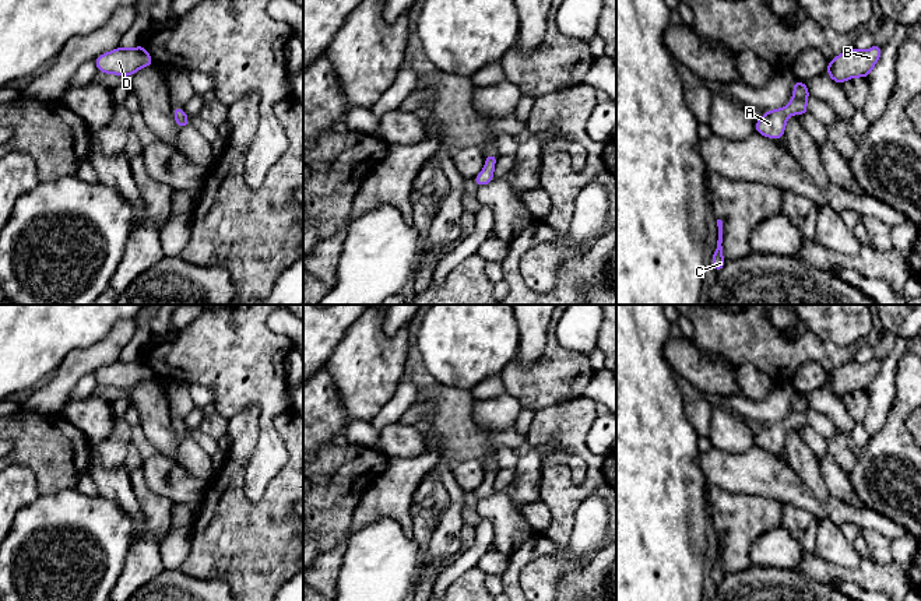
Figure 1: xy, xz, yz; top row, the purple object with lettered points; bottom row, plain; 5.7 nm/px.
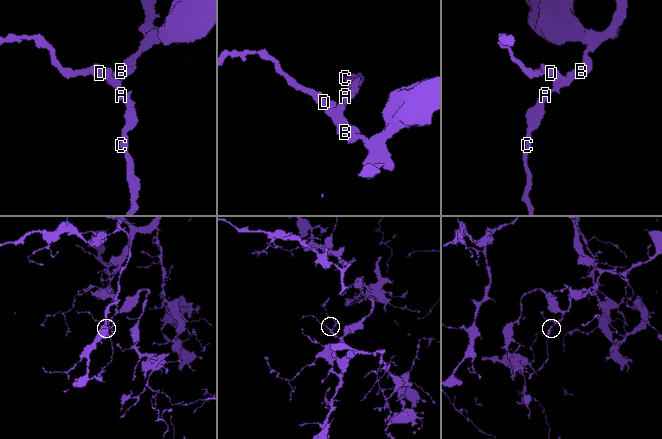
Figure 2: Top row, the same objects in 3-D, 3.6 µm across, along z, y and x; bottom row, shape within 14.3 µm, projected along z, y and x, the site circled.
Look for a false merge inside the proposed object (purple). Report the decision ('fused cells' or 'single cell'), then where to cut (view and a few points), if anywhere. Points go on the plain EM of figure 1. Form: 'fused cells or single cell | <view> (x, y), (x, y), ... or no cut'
single cell | no cut

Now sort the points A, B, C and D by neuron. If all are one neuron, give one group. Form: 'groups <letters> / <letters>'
groups A B C D

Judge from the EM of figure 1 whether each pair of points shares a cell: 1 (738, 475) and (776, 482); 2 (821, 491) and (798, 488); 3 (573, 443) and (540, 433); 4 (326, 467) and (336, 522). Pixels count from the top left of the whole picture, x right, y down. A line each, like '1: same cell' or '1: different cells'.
1: same cell
2: different cells
3: same cell
4: same cell

